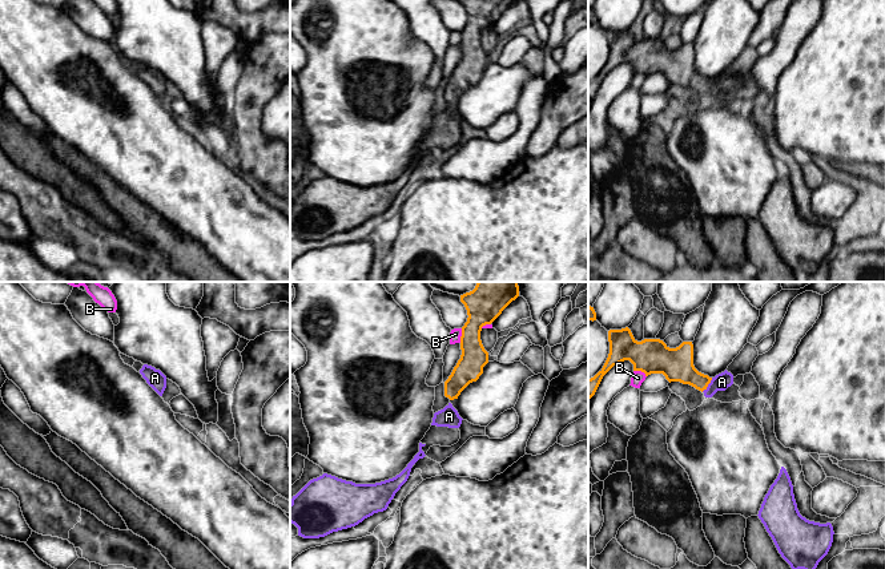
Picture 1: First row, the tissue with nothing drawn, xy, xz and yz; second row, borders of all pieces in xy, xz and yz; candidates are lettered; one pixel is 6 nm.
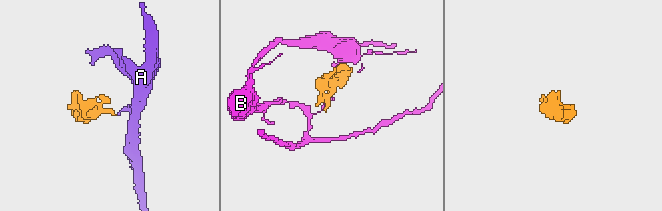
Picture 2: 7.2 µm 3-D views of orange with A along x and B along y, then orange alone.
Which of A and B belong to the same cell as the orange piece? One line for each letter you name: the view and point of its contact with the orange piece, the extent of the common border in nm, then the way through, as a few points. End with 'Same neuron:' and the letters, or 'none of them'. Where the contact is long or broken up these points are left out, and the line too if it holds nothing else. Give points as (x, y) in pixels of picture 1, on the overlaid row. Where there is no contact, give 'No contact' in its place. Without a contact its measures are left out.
A: Touches orange at yz (708, 383). Shared border 110 nm. Path across: yz (676, 364), (700, 382), (708, 383), (721, 382)
Same neuron: A

